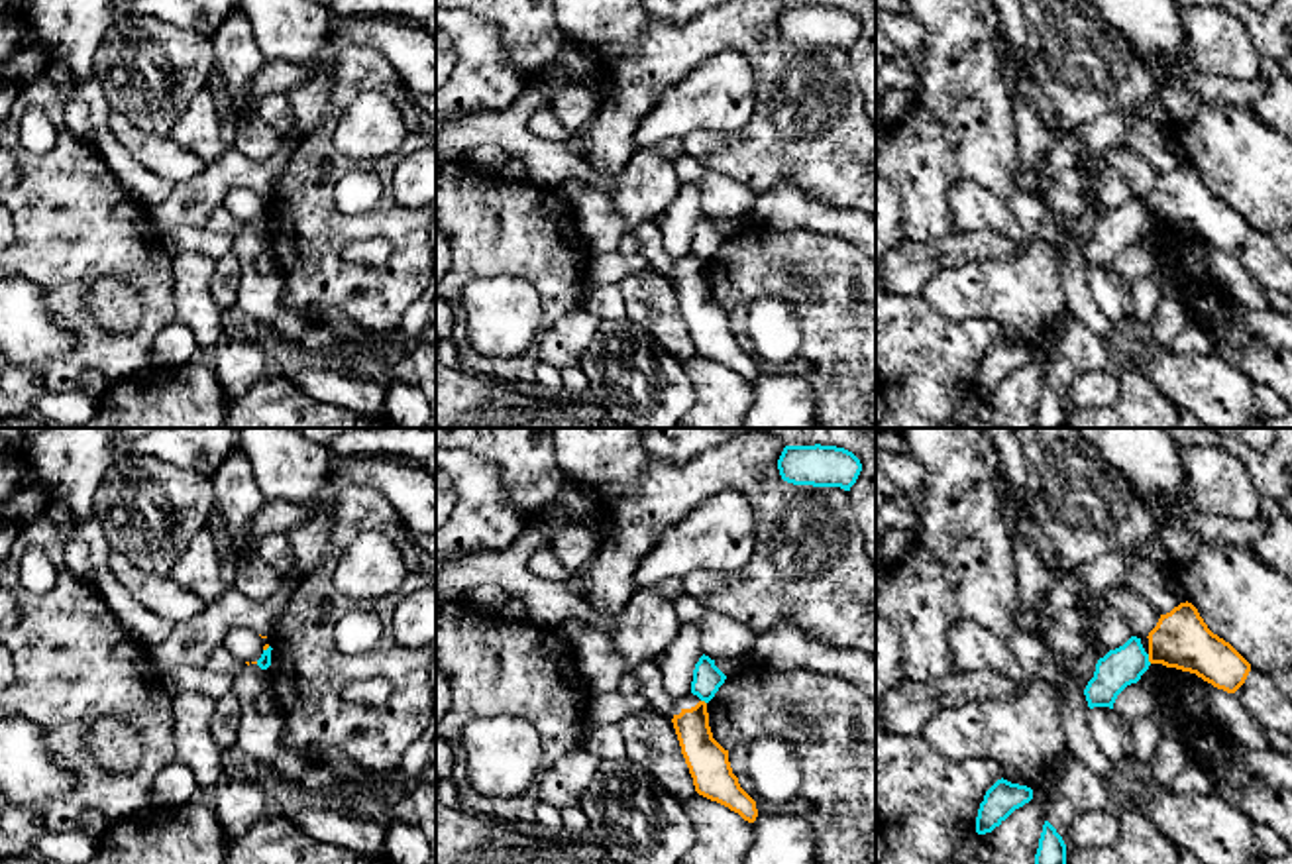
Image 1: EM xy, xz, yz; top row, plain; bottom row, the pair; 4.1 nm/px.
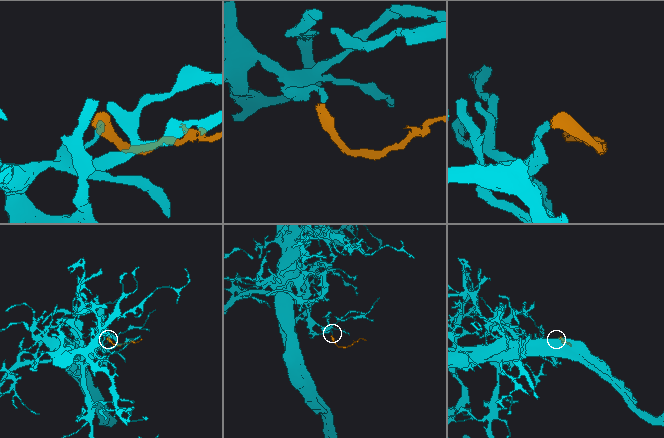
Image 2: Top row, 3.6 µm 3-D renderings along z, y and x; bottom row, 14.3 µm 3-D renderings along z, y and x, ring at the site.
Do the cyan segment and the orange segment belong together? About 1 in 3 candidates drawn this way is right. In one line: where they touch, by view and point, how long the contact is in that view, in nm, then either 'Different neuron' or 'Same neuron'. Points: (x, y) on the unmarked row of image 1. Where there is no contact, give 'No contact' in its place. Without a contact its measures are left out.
Touches cyan at yz (1147, 218). Shared border 40 nm. Different neuron

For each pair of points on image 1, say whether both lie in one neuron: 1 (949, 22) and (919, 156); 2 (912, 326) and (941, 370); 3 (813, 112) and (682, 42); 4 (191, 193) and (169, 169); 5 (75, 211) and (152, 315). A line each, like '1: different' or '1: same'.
1: same
2: same
3: same
4: different
5: same

